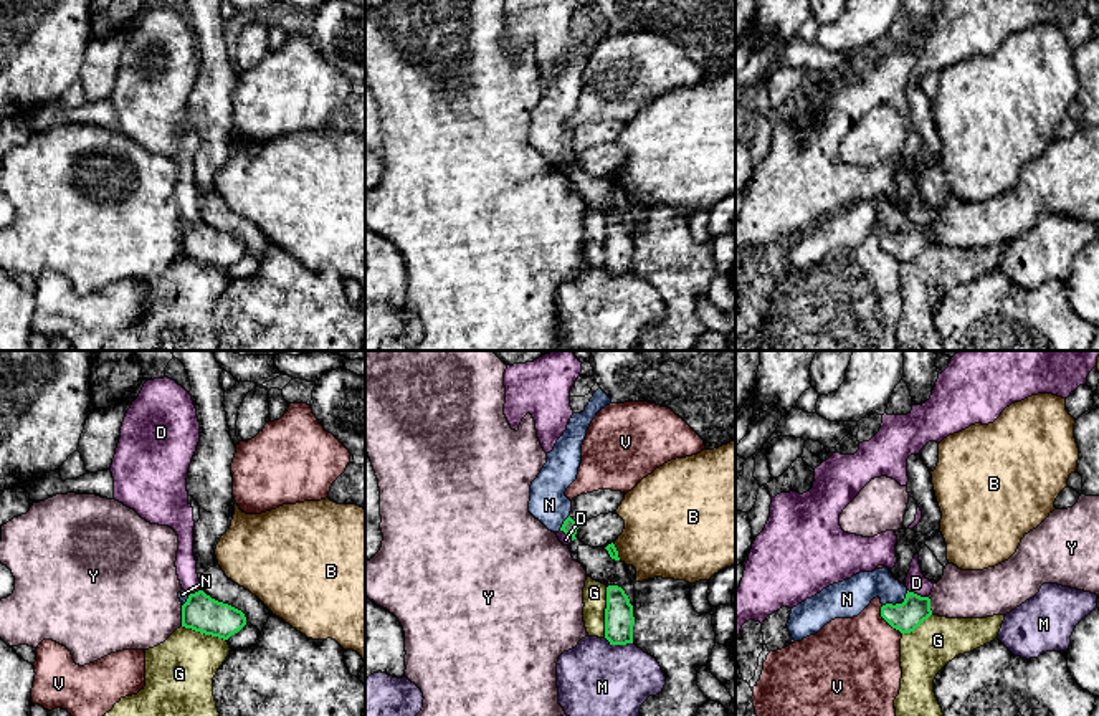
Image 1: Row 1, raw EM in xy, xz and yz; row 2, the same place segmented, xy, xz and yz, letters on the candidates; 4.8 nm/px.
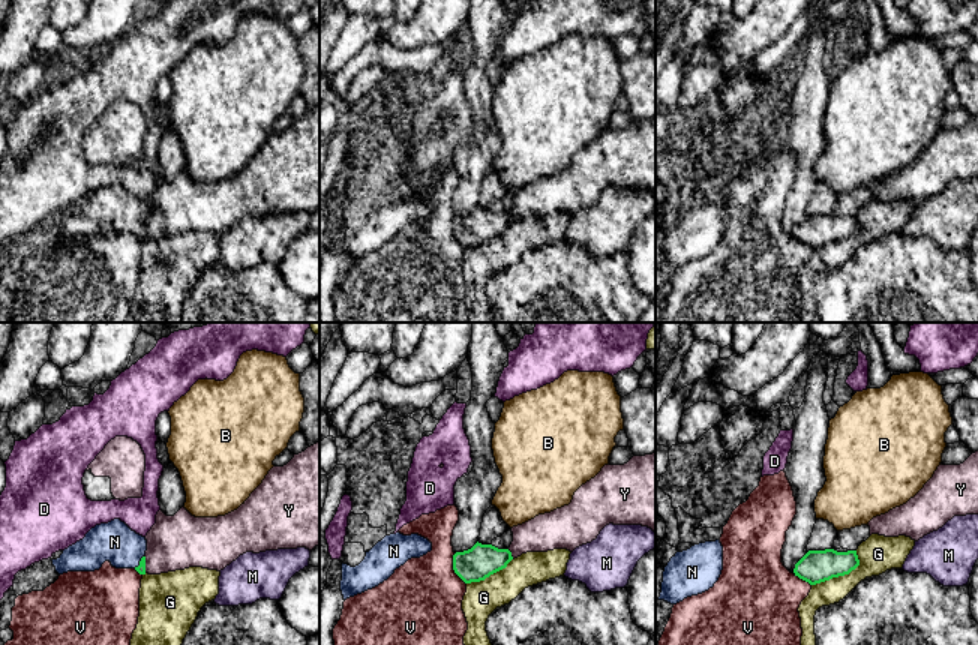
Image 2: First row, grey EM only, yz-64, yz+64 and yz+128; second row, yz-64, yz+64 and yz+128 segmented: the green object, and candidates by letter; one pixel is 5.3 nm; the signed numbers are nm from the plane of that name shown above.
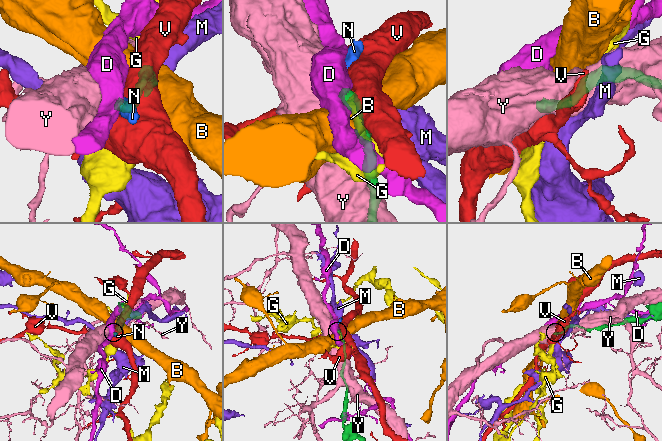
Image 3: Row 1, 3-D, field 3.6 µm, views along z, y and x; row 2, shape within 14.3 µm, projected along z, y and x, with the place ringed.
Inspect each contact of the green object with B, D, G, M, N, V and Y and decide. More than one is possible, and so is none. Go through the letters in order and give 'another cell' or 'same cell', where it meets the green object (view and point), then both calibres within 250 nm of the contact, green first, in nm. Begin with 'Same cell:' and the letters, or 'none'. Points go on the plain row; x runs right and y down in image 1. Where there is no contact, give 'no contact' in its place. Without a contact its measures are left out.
Same cell: N
B: another cell | xz (617, 181) | 50/400 nm
D: another cell | yz (916, 224) | 150/100 nm
G: another cell | xz (605, 242) | 140/110 nm
M: another cell | xz (618, 273) | 140/420 nm
N: same cell | yz (898, 233) | 150/180 nm
V: another cell | yz (888, 252) | 150/440 nm
Y: another cell | xy (182, 245) | 180/460 nm

